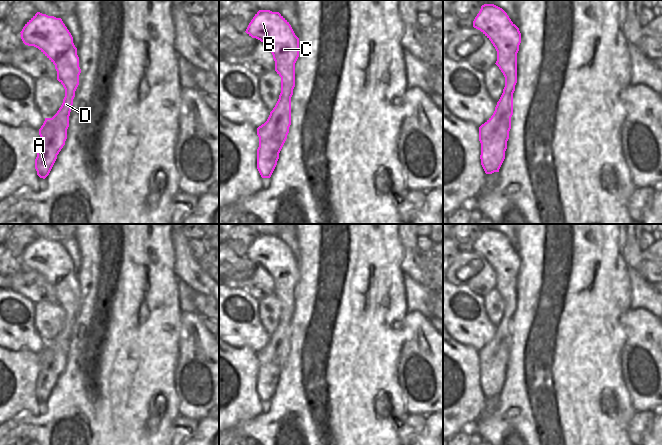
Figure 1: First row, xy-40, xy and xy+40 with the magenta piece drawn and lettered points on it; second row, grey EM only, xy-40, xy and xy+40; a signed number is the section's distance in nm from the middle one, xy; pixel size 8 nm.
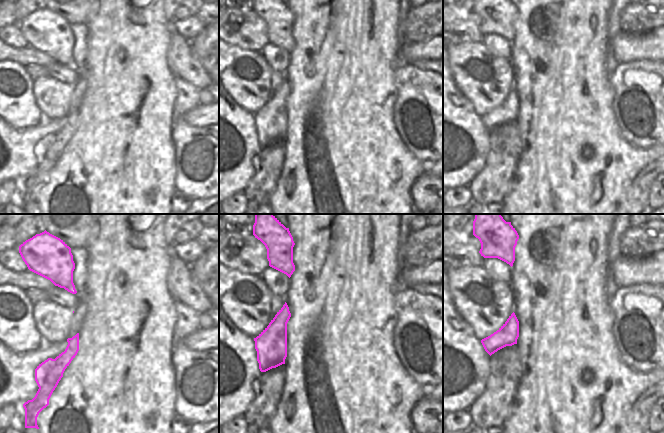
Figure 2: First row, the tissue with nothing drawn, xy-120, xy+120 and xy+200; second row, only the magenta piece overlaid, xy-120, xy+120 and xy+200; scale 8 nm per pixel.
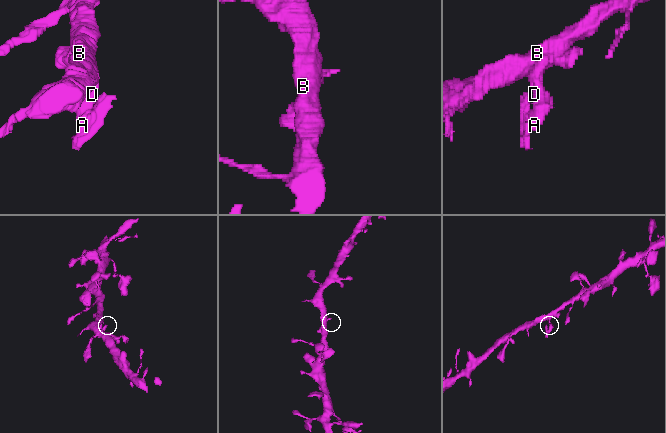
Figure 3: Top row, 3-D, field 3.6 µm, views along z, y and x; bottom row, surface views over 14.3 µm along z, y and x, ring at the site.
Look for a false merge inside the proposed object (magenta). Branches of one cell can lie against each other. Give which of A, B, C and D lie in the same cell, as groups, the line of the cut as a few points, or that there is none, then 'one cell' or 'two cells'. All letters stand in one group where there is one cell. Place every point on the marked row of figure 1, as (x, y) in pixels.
groups A B C D; cut none; one cell

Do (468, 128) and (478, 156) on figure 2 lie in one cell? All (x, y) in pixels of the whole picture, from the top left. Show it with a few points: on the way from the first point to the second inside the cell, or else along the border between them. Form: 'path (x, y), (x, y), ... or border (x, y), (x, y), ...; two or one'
path (471, 135), (474, 140), (474, 149); one

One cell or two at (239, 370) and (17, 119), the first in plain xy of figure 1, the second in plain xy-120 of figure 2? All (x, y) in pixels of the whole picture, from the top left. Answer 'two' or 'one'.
two

